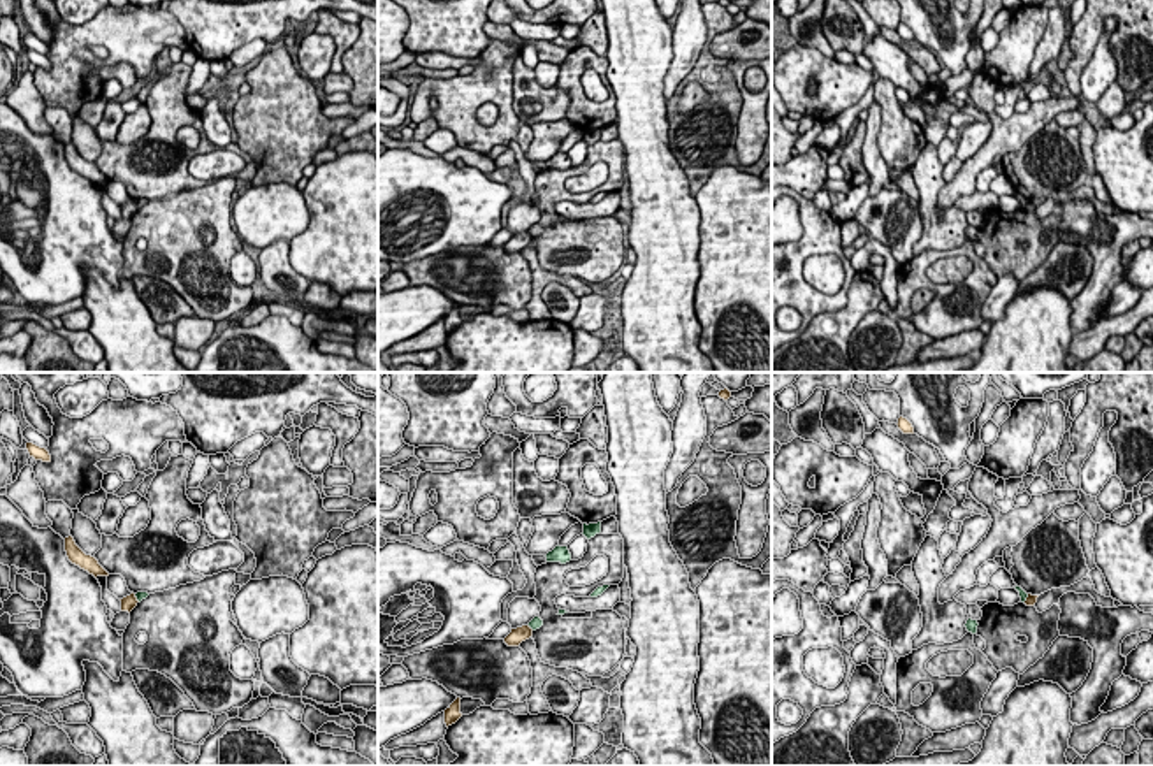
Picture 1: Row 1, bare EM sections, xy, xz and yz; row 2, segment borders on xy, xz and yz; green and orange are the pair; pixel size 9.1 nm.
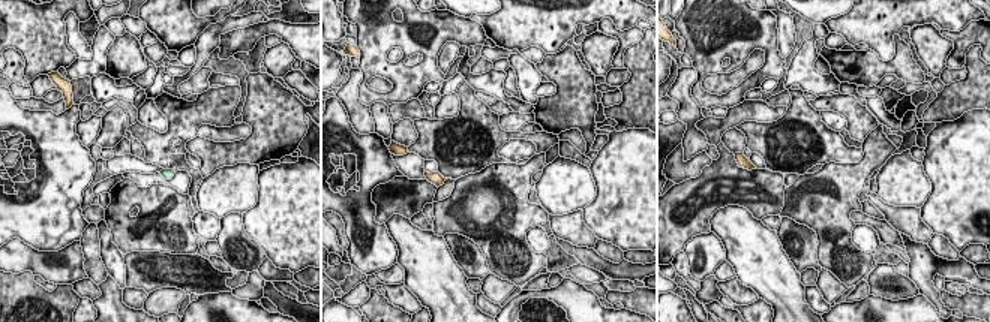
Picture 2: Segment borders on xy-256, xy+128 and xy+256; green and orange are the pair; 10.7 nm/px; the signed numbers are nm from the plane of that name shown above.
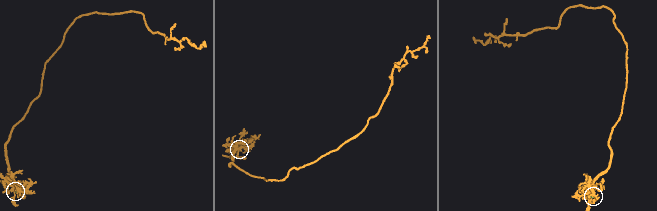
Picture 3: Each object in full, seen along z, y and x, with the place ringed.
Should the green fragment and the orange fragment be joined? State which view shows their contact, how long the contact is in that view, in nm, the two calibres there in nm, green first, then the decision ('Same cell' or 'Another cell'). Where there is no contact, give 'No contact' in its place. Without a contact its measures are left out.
Touches green in xy. Shared border 100 nm. Thickness 70 nm (green) against 140 nm. Another cell

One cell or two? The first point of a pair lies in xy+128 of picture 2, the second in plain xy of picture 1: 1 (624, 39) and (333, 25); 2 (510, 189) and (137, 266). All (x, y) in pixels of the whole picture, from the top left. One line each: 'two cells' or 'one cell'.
1: one cell
2: one cell

